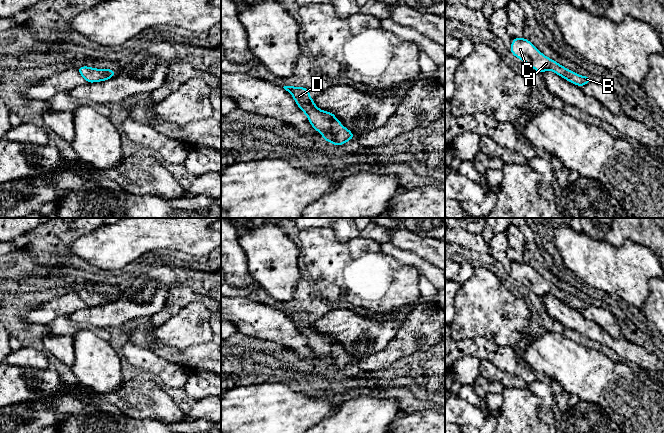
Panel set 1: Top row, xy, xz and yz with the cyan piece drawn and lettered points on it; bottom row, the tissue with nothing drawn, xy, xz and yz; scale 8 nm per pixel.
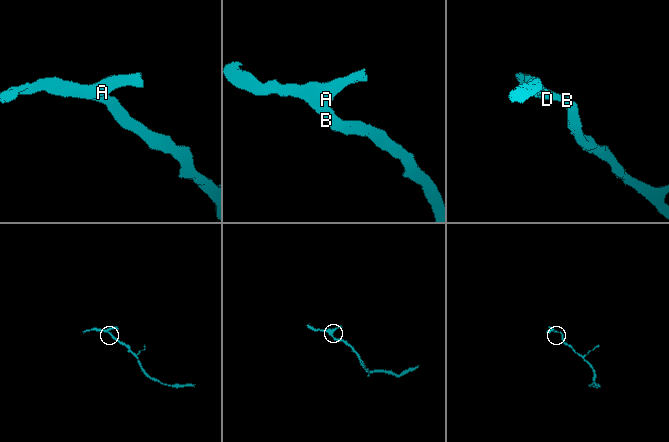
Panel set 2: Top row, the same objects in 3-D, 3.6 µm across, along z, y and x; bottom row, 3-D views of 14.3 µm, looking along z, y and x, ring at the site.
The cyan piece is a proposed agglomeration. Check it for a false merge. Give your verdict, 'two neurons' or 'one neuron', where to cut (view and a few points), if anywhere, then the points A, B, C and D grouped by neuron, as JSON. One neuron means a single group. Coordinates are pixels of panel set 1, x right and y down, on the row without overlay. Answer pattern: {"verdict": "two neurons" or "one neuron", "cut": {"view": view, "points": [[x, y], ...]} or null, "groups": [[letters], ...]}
{"verdict": "one neuron", "cut": null, "groups": [["A", "B", "C", "D"]]}

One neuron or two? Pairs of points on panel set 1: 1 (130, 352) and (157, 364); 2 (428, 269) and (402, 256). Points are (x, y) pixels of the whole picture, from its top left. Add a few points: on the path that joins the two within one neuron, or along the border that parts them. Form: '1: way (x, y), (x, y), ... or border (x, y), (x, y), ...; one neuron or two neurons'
1: way (137, 357), (144, 358), (150, 362); one neuron
2: way (422, 265), (408, 258); one neuron

